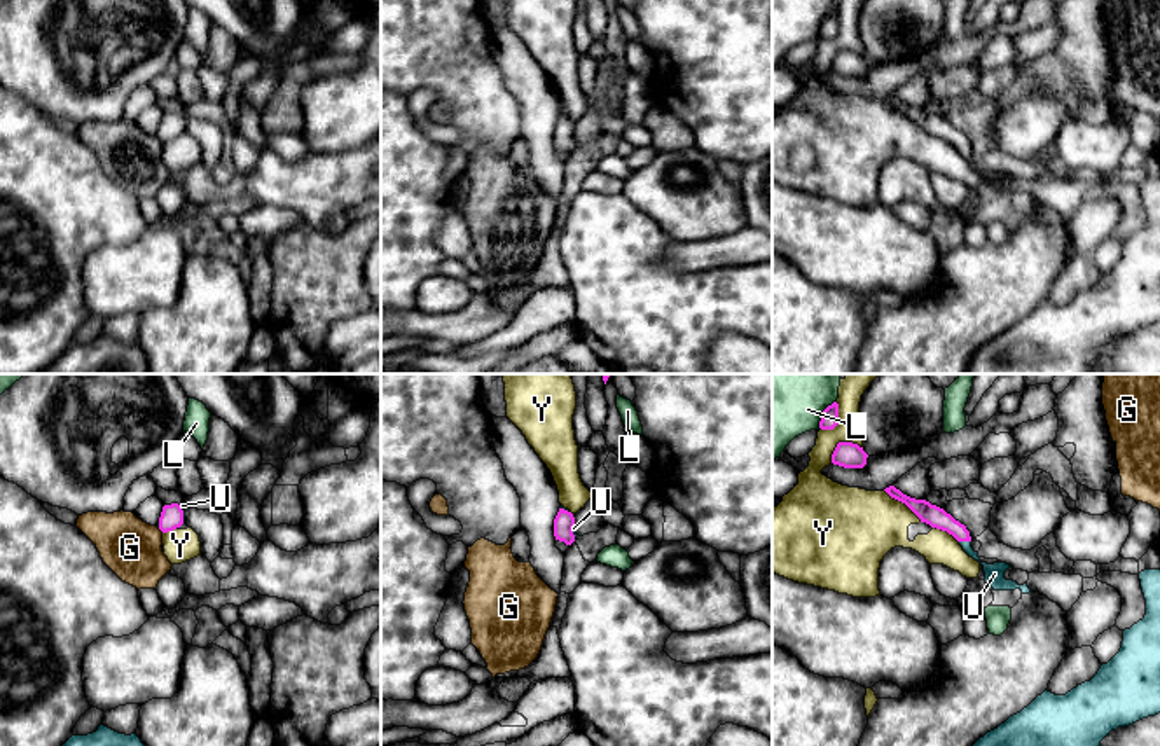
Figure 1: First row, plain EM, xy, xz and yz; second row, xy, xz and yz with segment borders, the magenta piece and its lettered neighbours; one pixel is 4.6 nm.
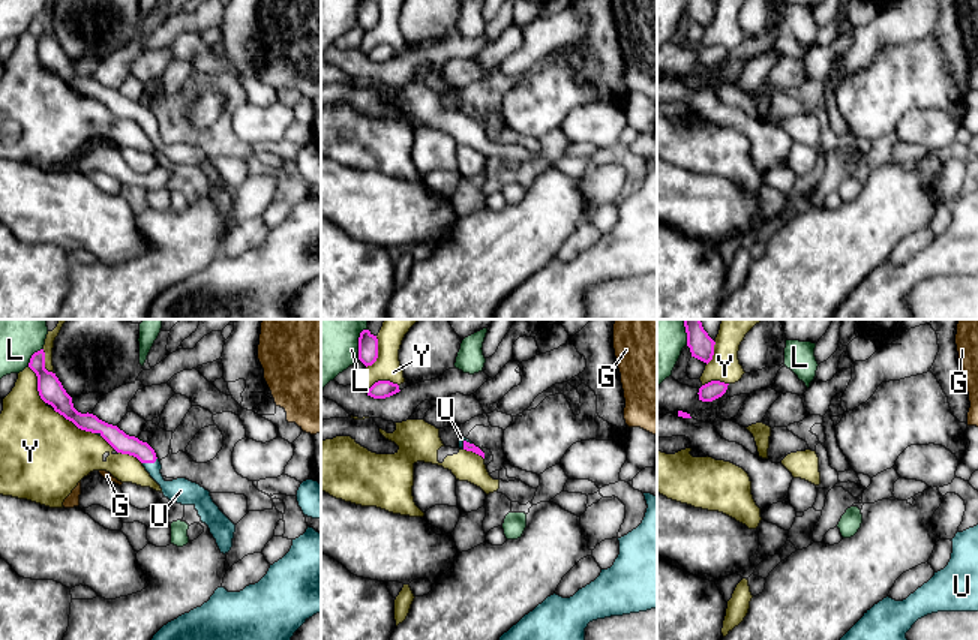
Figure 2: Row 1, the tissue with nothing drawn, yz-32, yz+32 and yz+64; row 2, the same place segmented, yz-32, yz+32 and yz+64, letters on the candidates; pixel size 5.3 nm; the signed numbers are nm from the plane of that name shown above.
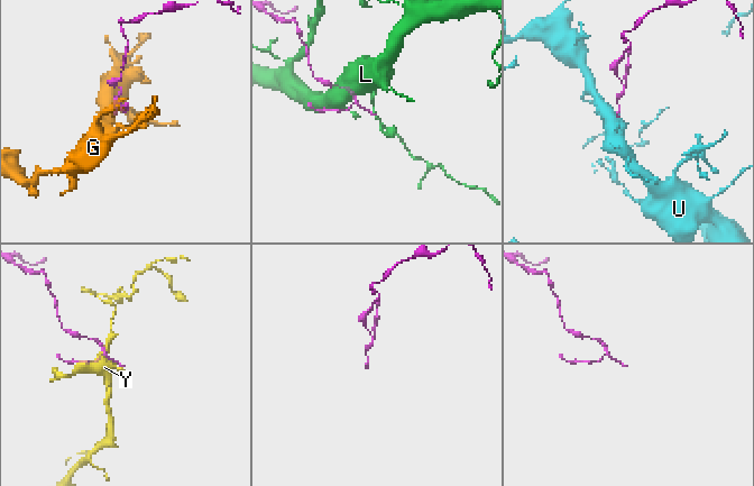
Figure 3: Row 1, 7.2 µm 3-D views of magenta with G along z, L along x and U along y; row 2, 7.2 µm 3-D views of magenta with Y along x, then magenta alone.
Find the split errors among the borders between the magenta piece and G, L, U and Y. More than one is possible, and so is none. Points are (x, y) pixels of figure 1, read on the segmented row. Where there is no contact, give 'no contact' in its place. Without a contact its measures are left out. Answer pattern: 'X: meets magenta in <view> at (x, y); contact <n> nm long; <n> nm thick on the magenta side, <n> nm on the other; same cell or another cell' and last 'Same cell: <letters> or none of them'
G: meets magenta in xy at (161, 530); contact 40 nm long; 110 nm thick on the magenta side, 280 nm on the other; another cell
L: meets magenta in yz at (823, 413); contact 150 nm long; 80 nm thick on the magenta side, 480 nm on the other; another cell
U: meets magenta in yz at (965, 540); contact 60 nm long; 100 nm thick on the magenta side, 100 nm on the other; same cell
Y: meets magenta in yz at (841, 442); contact 170 nm long; 120 nm thick on the magenta side, 160 nm on the other; another cell
Same cell: U

